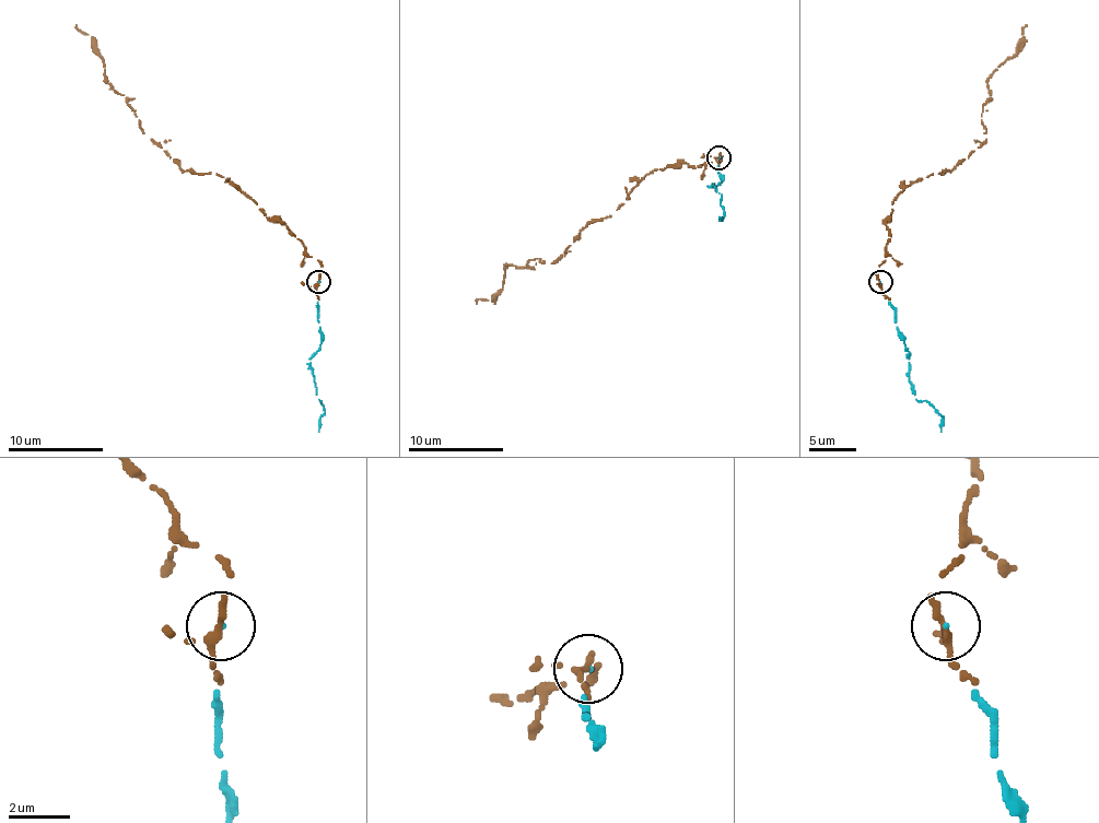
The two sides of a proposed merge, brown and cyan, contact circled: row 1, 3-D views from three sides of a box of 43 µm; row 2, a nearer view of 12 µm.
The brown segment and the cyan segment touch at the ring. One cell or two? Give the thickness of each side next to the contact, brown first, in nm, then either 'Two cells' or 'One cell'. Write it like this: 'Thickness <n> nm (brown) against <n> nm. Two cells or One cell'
Thickness 360 nm (brown) against 70 nm. One cell

